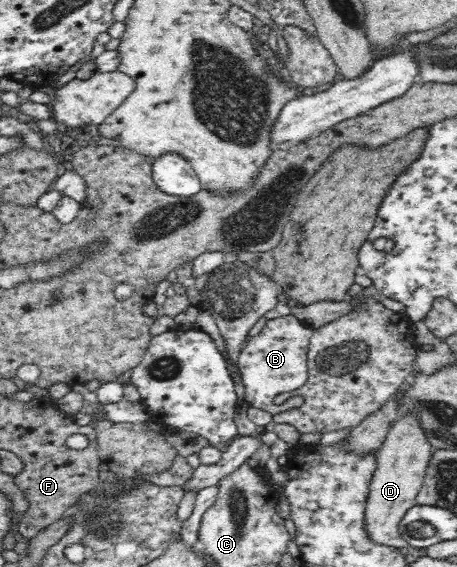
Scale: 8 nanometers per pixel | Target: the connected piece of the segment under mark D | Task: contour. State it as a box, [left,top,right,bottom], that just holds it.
[364,413,433,549]

